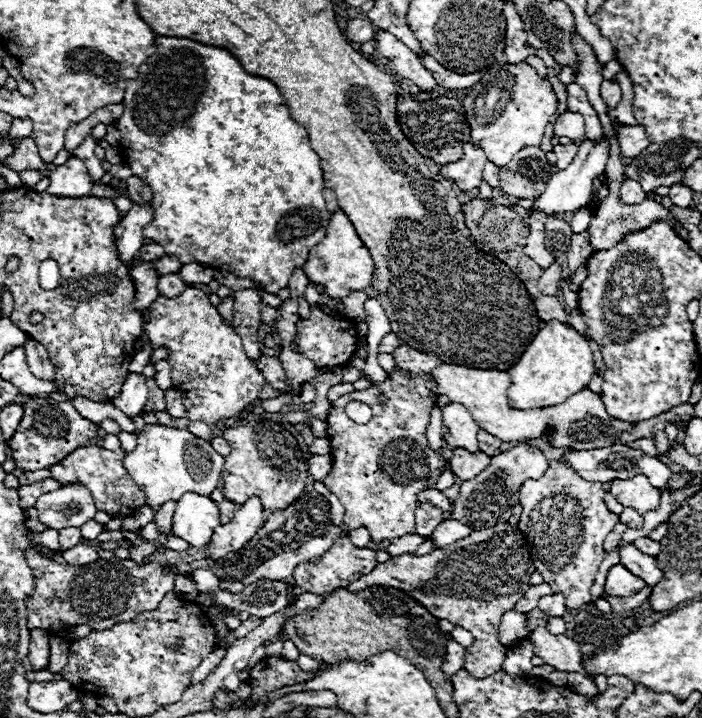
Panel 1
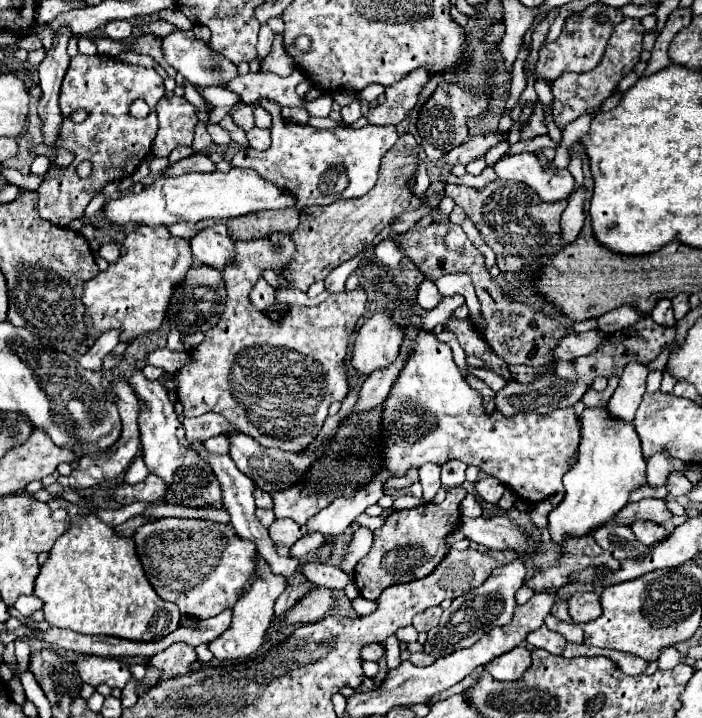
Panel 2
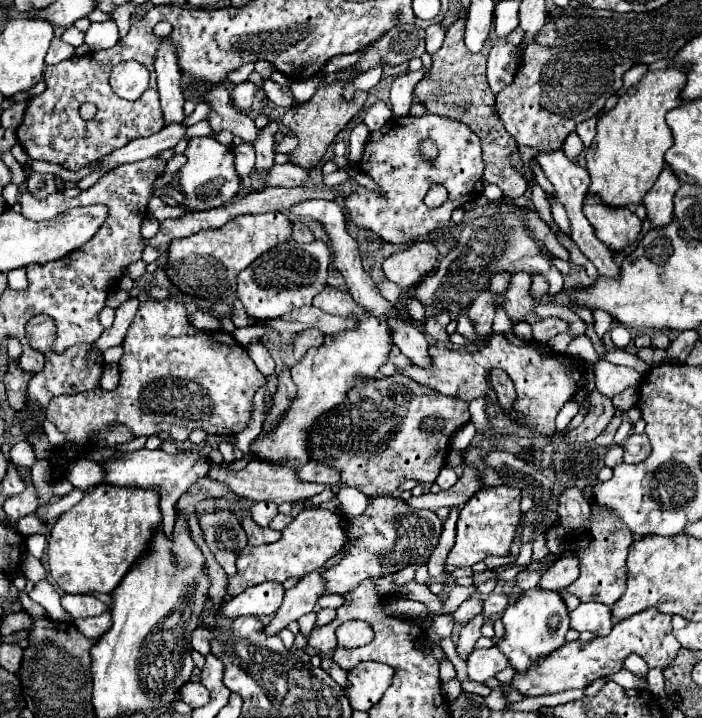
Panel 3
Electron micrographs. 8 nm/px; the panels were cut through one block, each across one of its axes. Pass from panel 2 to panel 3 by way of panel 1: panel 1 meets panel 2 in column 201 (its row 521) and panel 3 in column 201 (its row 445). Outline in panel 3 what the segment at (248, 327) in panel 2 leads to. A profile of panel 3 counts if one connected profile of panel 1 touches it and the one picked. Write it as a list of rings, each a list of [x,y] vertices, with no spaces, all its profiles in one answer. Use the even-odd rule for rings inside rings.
[[[152,298],[144,300],[128,328],[122,348],[124,354],[120,358],[120,386],[116,390],[112,392],[92,390],[74,396],[56,396],[50,400],[44,412],[46,418],[52,424],[56,424],[56,428],[66,436],[66,444],[54,450],[58,454],[54,464],[56,466],[54,476],[58,480],[64,478],[68,464],[78,460],[88,444],[96,442],[96,438],[104,430],[118,424],[132,430],[136,438],[152,436],[158,434],[160,430],[166,430],[178,442],[184,442],[194,428],[202,428],[208,434],[226,434],[226,436],[238,434],[250,420],[254,392],[266,382],[262,372],[248,356],[246,348],[240,346],[232,334],[196,330],[186,320],[184,304],[178,304],[174,300],[160,300],[160,302]]]

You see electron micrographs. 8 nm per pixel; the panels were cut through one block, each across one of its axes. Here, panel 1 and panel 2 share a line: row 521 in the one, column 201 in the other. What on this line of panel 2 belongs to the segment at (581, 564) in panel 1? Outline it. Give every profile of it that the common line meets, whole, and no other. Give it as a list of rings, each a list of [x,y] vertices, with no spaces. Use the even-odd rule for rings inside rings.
[[[160,518],[154,524],[144,524],[134,534],[136,550],[140,562],[146,570],[146,576],[160,598],[174,602],[184,616],[210,618],[220,614],[226,608],[232,608],[242,594],[242,588],[256,568],[256,546],[250,540],[242,540],[232,524],[216,524],[210,520],[192,520],[192,518]]]

